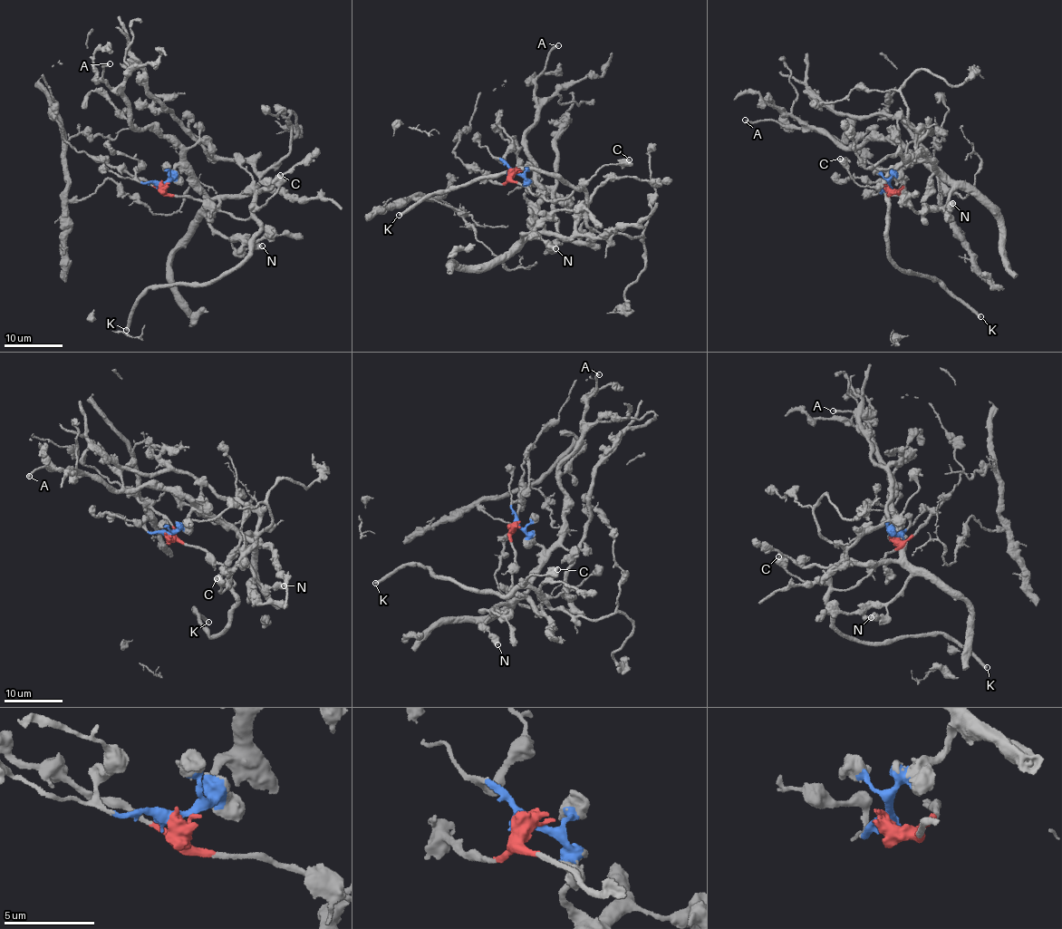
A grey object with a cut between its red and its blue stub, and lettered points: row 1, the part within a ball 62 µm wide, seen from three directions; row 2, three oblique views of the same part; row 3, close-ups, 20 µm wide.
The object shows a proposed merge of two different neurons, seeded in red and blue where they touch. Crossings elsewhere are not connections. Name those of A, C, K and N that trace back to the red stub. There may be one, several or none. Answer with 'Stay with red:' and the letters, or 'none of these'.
Stay with red: C, K

